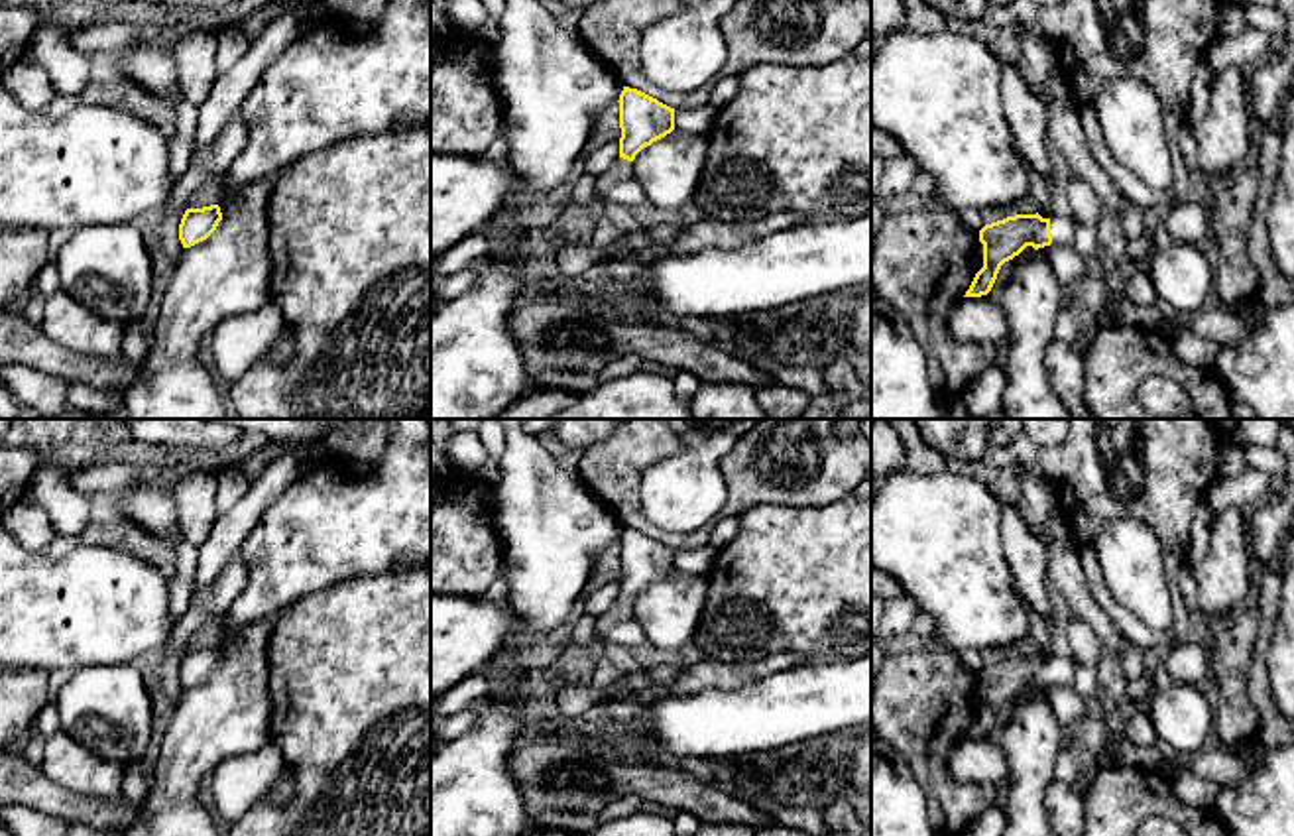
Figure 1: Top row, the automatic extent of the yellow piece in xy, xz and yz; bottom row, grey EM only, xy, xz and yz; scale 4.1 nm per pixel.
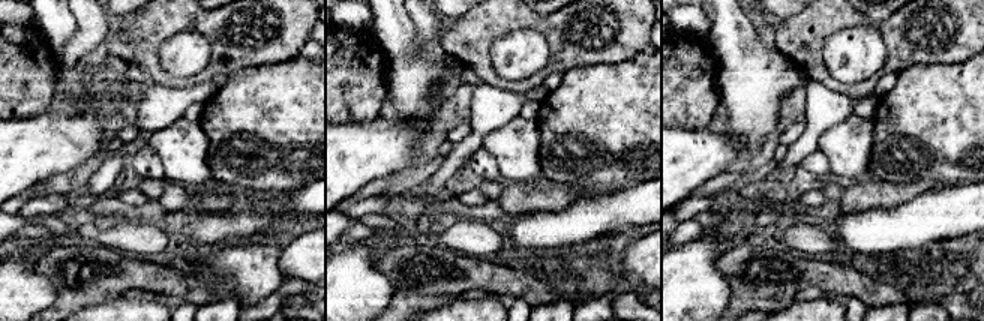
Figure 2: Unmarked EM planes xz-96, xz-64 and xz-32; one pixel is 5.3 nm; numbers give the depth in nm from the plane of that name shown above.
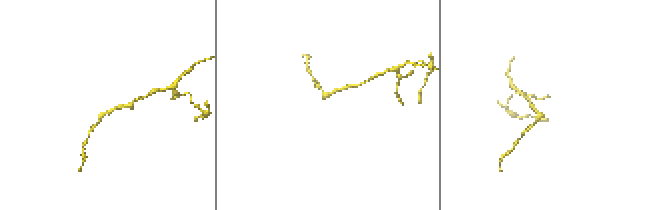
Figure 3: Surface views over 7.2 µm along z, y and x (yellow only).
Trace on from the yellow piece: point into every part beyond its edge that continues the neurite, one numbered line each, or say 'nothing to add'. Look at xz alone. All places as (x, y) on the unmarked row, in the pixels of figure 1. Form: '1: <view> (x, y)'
1: xz (622, 610)

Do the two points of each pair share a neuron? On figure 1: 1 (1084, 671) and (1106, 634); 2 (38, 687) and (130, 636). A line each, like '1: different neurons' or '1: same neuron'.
1: different neurons
2: different neurons

